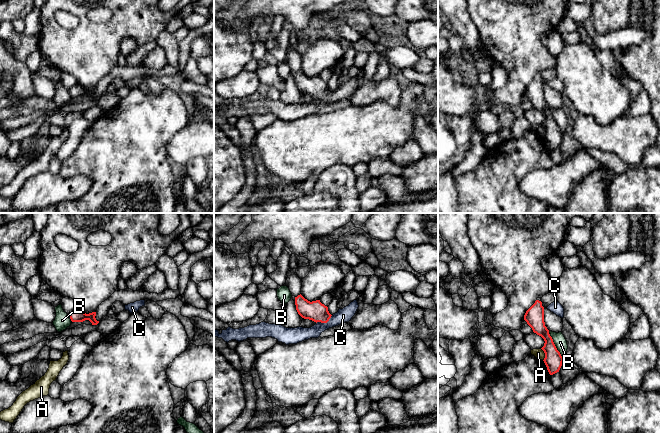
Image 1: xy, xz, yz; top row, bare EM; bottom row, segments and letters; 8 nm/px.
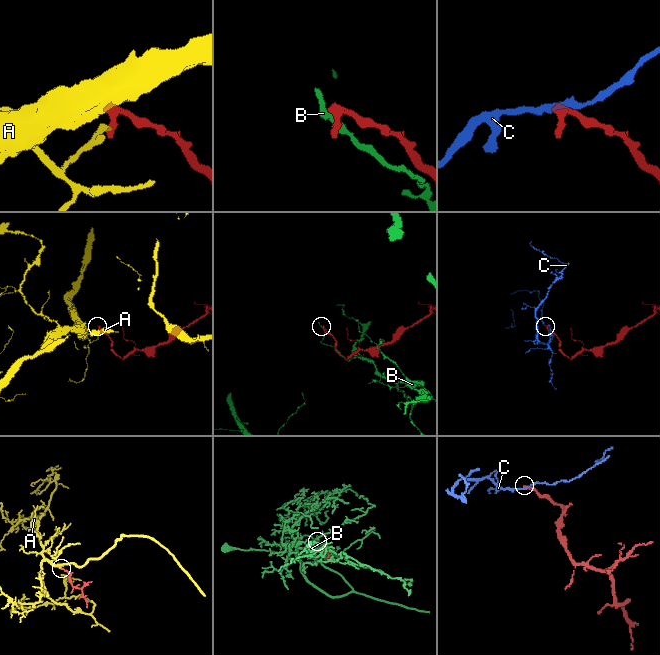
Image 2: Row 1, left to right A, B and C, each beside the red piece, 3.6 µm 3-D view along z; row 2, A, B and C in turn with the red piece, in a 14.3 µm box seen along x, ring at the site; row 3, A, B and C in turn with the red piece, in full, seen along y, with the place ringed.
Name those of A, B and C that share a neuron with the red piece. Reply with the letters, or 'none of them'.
none of them

